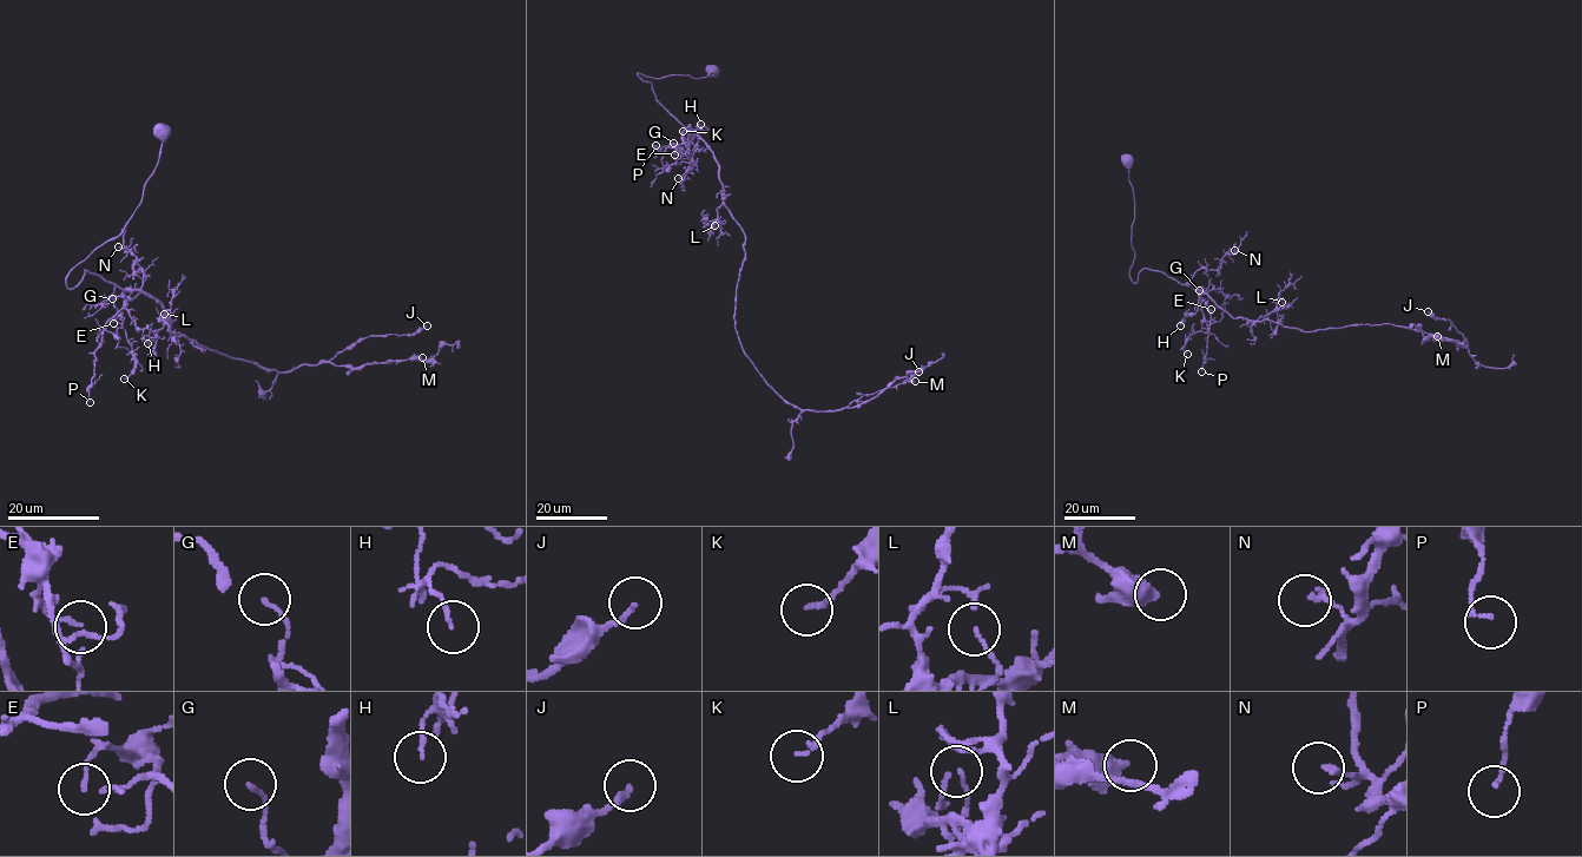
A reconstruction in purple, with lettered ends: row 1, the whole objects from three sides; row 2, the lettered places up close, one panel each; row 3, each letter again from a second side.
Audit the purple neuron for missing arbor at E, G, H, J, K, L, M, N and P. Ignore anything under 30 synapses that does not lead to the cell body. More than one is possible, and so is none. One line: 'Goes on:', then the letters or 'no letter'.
Goes on: no letter

